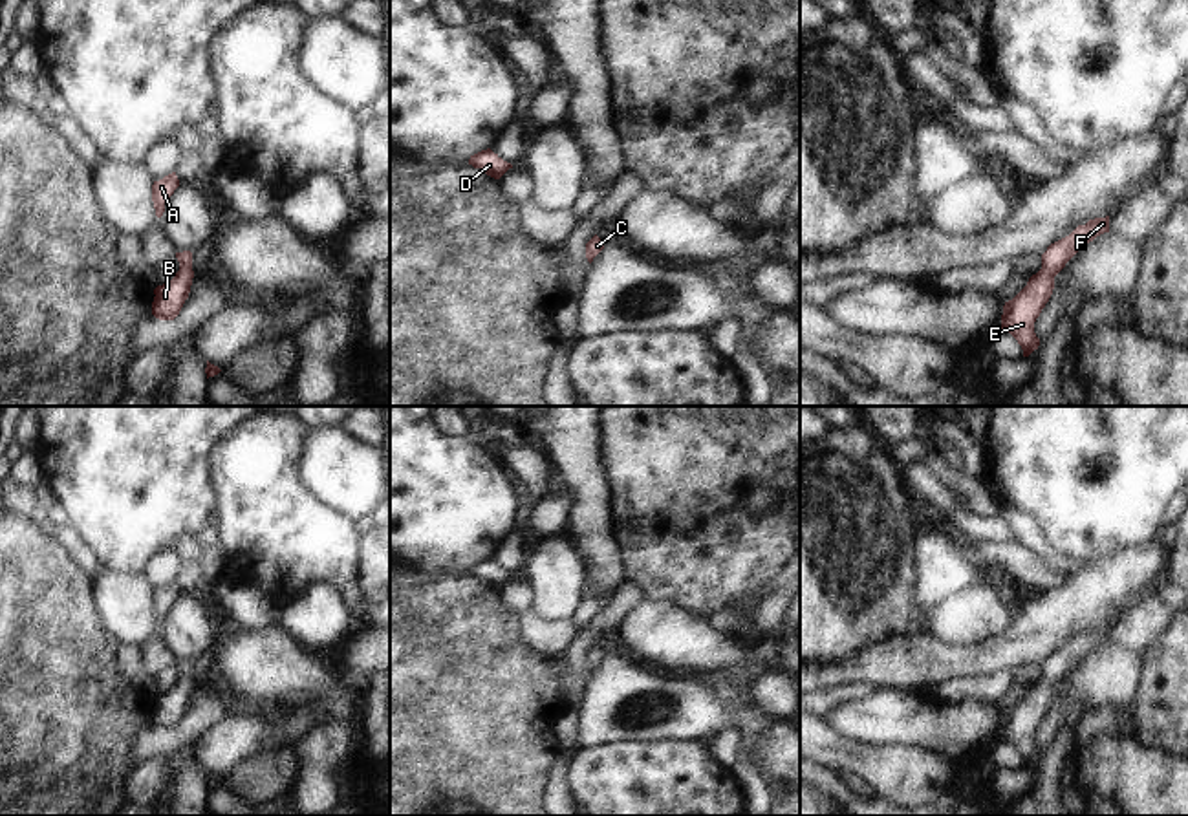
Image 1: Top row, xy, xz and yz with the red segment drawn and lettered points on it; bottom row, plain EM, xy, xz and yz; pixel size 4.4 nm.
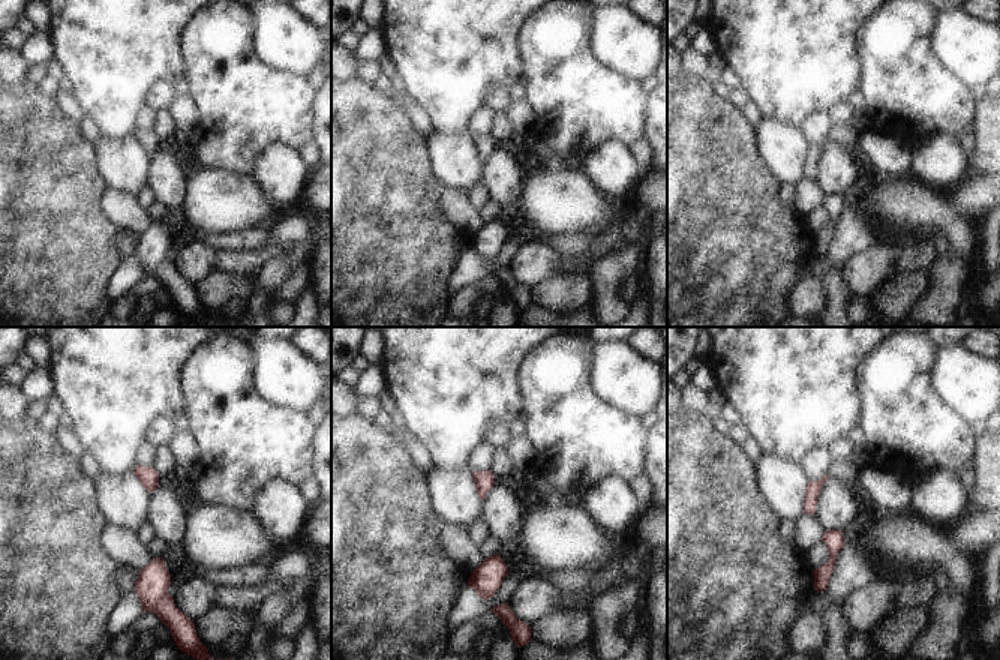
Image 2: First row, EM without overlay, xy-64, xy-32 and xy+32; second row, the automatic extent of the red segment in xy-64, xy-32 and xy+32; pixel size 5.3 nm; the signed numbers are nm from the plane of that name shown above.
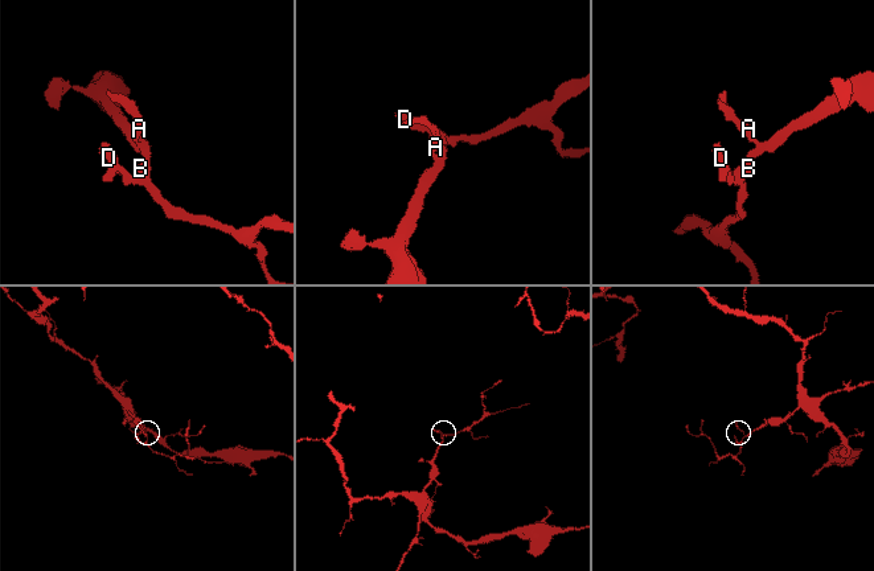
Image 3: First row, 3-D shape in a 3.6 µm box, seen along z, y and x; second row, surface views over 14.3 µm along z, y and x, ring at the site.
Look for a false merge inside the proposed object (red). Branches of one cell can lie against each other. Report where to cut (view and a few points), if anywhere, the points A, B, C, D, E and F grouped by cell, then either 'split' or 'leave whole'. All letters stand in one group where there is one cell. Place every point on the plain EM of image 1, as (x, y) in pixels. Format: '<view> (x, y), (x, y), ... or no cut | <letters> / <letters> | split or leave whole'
no cut | A B C D E F | leave whole

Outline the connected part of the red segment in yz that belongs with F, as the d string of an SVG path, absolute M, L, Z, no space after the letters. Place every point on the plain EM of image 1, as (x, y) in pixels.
M1109 626L1089 629L1069 646L1051 653L1042 664L1042 679L1029 688L1027 695L1012 710L1005 712L1001 739L1018 750L1023 767L1029 767L1040 756L1034 732L1053 704L1054 686L1084 655L1104 642L1109 642Z

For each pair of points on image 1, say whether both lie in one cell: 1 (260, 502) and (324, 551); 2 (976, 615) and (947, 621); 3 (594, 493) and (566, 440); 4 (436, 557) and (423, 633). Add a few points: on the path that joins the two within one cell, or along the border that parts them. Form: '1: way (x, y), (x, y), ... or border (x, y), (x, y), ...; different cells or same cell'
1: way (277, 518), (301, 542), (308, 542); same cell
2: way (969, 617), (954, 621); same cell
3: way (586, 480), (573, 452); same cell
4: border (409, 564), (427, 573), (467, 573); different cells

